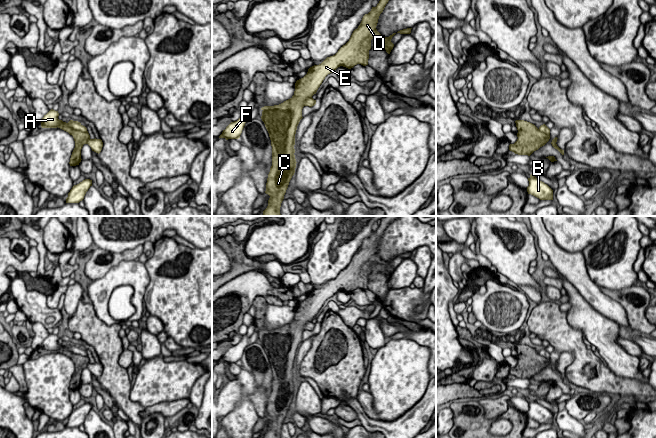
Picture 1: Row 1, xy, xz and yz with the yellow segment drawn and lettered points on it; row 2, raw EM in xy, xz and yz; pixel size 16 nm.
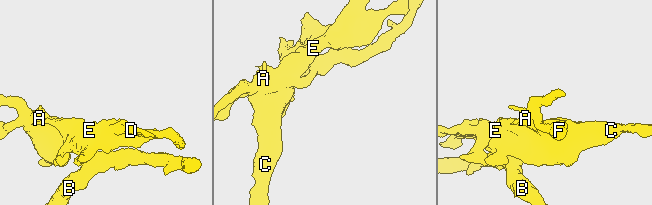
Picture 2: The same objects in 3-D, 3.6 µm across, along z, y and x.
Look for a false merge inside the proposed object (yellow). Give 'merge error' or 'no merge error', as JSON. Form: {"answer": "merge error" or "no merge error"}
{"answer": "merge error"}

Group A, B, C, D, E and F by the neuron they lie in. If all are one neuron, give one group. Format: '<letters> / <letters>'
A B F / C D E

